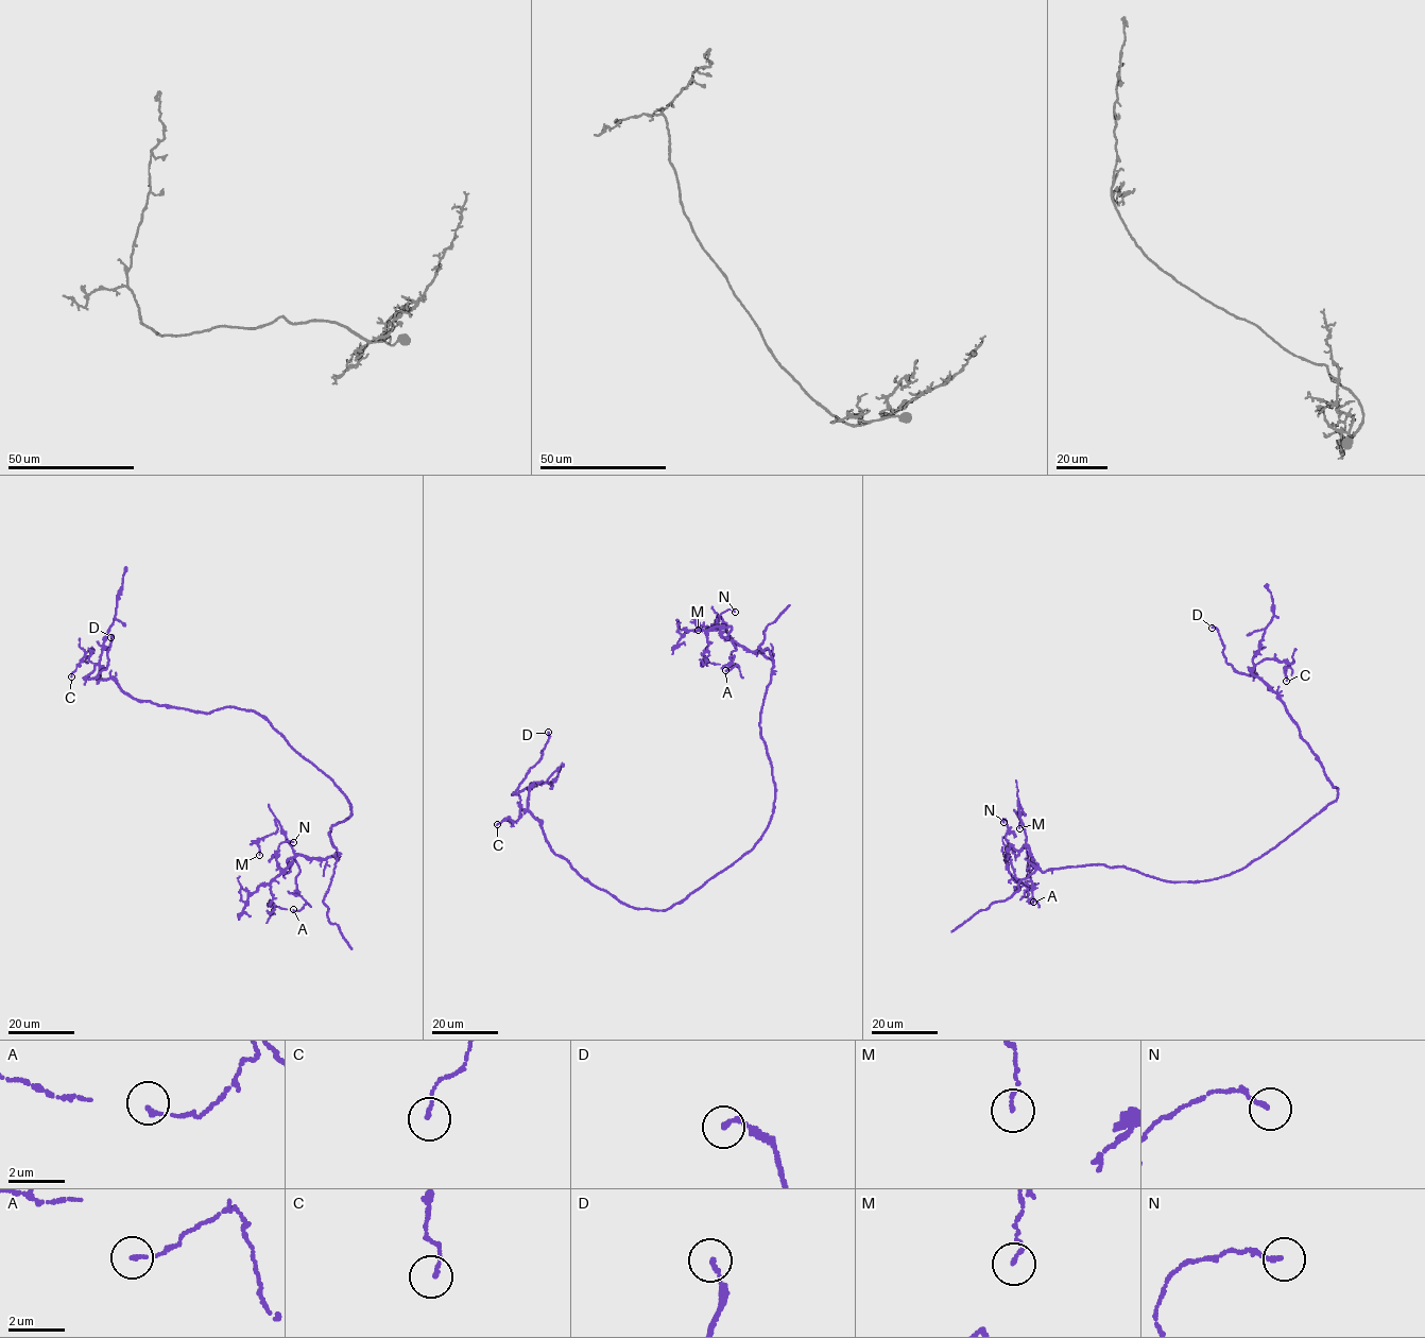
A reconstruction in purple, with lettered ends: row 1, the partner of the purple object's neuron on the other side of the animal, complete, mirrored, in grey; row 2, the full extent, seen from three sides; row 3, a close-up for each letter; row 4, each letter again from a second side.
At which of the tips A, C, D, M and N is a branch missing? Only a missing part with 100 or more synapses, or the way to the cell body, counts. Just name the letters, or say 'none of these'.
none of these

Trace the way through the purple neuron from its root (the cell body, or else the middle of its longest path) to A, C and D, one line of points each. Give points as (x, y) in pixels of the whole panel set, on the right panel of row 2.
A: (1273, 848), (1226, 875), (1175, 882), (1103, 864), (1042, 872), (1027, 846), (1032, 889), (1028, 901), (1033, 902)
C: (1273, 848), (1335, 801), (1338, 788), (1284, 703), (1252, 669), (1266, 659), (1286, 662), (1291, 664), (1286, 681)
D: (1273, 848), (1335, 801), (1338, 788), (1277, 693), (1252, 673), (1254, 666), (1249, 675), (1228, 664), (1212, 628)

